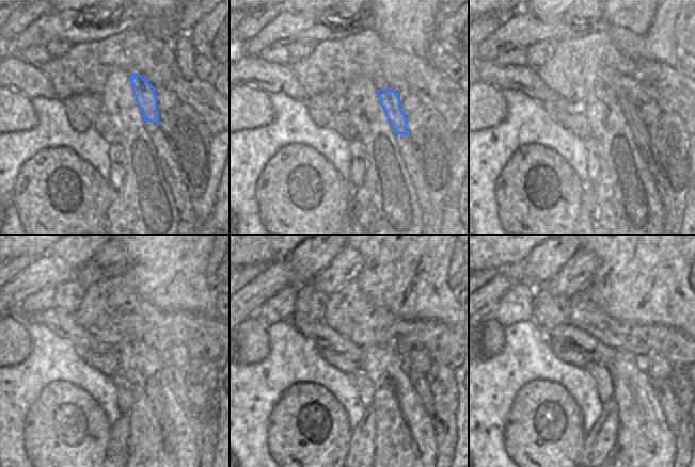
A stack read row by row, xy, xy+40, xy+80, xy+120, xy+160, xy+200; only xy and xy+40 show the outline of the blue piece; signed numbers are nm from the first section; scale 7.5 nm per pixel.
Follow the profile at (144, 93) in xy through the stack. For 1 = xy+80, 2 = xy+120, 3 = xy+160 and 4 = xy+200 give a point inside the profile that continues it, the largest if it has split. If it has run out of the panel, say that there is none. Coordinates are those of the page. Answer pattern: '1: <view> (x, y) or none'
1: xy+80 (631, 112)
2: xy+120 (175, 376)
3: xy+160 (419, 382)
4: xy+200 (666, 399)

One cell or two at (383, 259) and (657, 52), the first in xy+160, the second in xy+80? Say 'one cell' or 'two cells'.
one cell

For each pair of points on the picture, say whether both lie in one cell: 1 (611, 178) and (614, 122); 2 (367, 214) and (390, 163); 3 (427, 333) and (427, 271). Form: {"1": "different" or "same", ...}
{"1": "same", "2": "same", "3": "different"}

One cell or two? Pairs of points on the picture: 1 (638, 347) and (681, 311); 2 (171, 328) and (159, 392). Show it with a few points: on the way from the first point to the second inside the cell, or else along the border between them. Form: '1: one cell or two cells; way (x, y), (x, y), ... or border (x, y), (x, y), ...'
1: two cells; border (638, 324), (669, 325), (683, 333)
2: two cells; border (138, 341), (145, 342), (160, 354)

